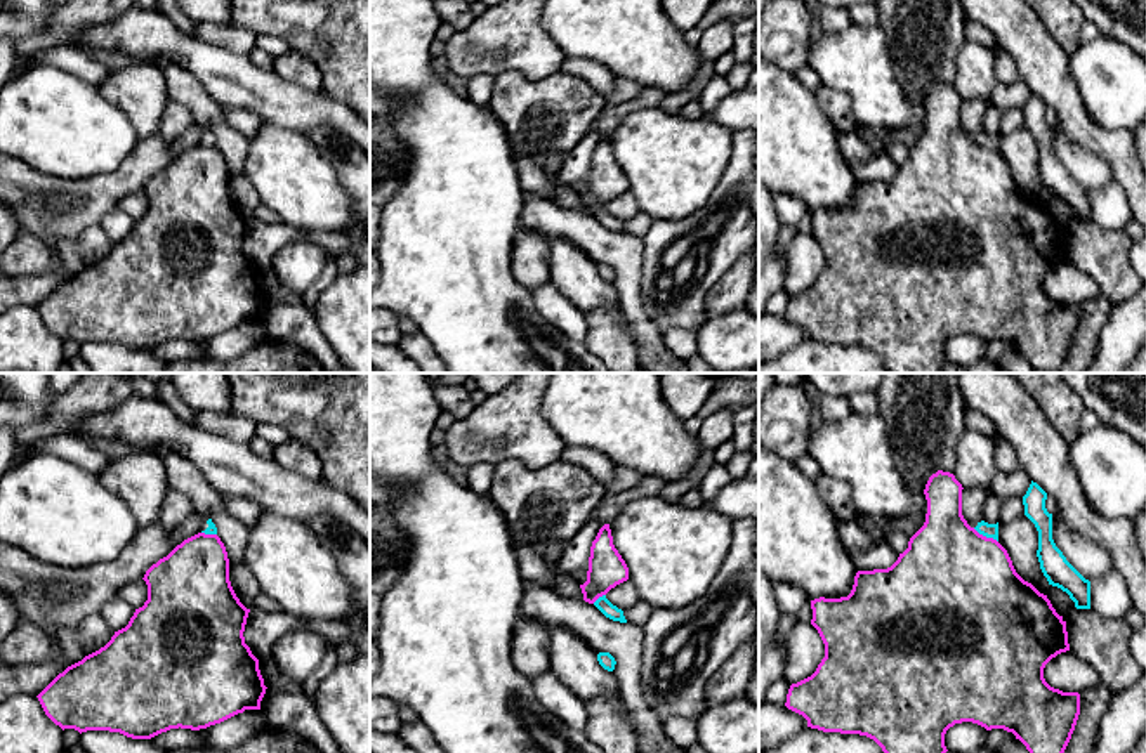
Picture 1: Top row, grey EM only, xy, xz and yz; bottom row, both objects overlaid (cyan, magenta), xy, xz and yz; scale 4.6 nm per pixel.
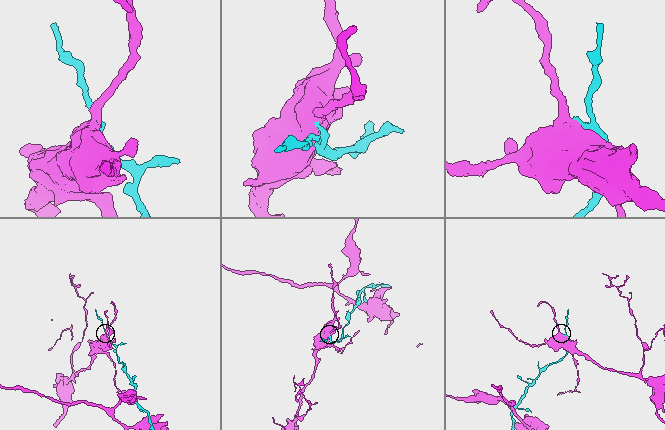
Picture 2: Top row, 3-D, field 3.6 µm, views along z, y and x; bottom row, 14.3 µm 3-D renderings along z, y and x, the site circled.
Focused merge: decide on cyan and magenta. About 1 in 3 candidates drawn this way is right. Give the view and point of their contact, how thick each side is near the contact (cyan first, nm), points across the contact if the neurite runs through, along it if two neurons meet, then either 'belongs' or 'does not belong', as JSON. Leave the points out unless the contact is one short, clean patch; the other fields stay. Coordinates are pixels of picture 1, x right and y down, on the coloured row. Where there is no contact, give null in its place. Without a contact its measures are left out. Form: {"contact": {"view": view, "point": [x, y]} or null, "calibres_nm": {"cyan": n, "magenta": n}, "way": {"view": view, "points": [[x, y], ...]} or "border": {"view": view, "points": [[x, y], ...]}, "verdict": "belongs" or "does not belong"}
{"contact": {"view": "yz", "point": [985, 535]}, "calibres_nm": {"cyan": 70, "magenta": 480}, "border": {"view": "yz", "points": [[973, 528], [997, 542]]}, "verdict": "does not belong"}

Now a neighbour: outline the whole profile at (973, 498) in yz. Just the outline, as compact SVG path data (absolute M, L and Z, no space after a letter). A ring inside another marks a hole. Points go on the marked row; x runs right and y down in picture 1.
M990 488L962 489L962 515L967 521L978 522L983 517L985 503L990 498Z

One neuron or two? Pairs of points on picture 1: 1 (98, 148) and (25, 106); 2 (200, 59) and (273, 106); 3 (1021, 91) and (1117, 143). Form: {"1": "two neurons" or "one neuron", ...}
{"1": "one neuron", "2": "one neuron", "3": "two neurons"}

